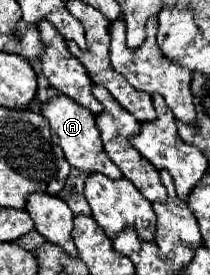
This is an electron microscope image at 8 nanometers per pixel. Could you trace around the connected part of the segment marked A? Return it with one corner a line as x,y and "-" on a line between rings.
60,95
60,97
54,97
54,99
50,99
48,103
42,105
42,115
50,123
52,139
62,147
66,161
74,169
78,169
78,171
82,171
86,175
90,175
90,173
102,173
102,175
106,175
110,179
120,179
122,177
122,171
118,169
118,165
114,161
110,161
110,157
106,155
106,151
102,149
100,133
98,133
94,115
90,111
86,111
80,105
76,105
70,97

